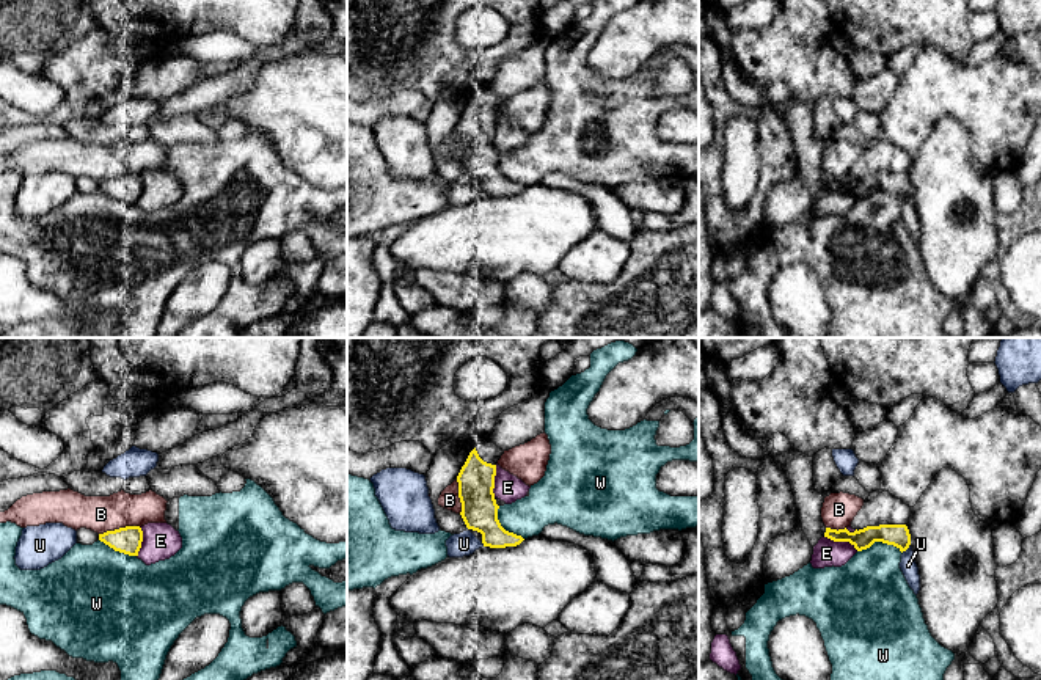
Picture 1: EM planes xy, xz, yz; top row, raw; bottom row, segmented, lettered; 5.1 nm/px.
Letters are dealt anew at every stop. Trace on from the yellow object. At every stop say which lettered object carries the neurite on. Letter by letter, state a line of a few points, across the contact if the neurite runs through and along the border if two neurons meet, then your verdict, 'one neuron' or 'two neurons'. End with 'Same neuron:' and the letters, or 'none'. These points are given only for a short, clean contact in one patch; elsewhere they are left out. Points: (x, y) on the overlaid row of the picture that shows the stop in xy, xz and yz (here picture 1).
B: two neurons
E: two neurons
U: two neurons
W: two neurons
Same neuron: none

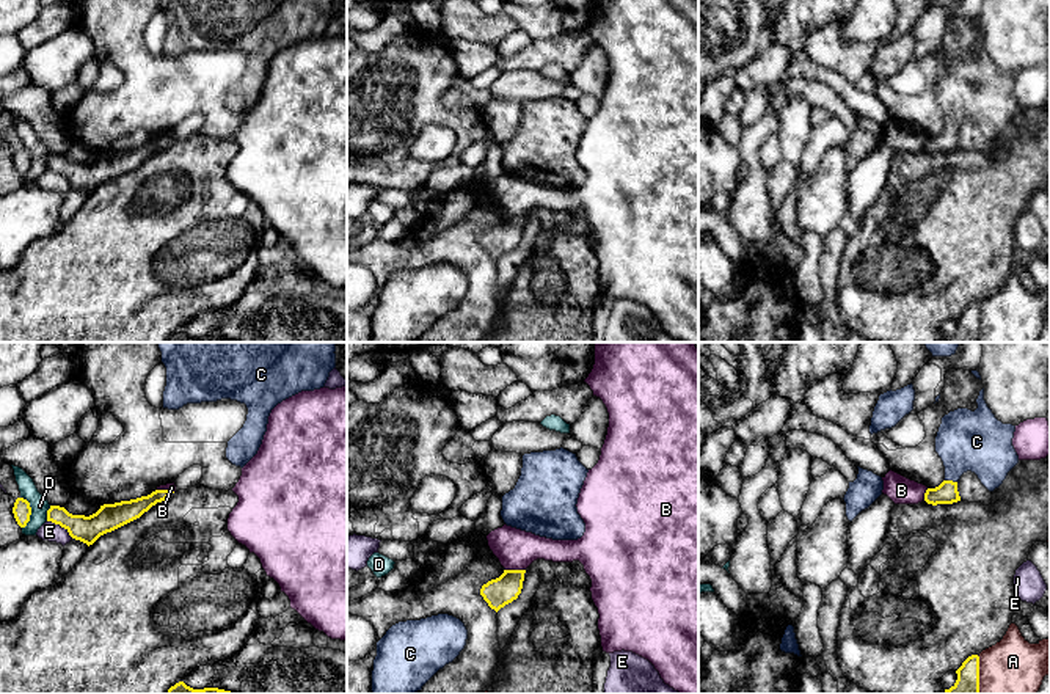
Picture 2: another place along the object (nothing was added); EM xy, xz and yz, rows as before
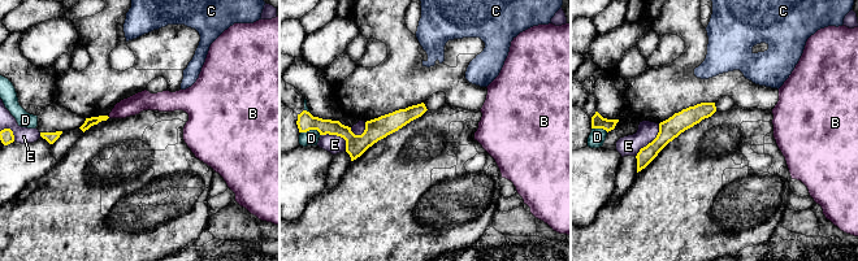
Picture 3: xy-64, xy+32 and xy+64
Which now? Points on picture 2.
A: line yz (977, 655), (980, 693); two neurons
B: line xz (506, 569), (524, 570); two neurons
C: line yz (947, 492), (951, 481), (956, 462), (977, 441); one neuron
D: two neurons
E: two neurons
Same neuron: C

